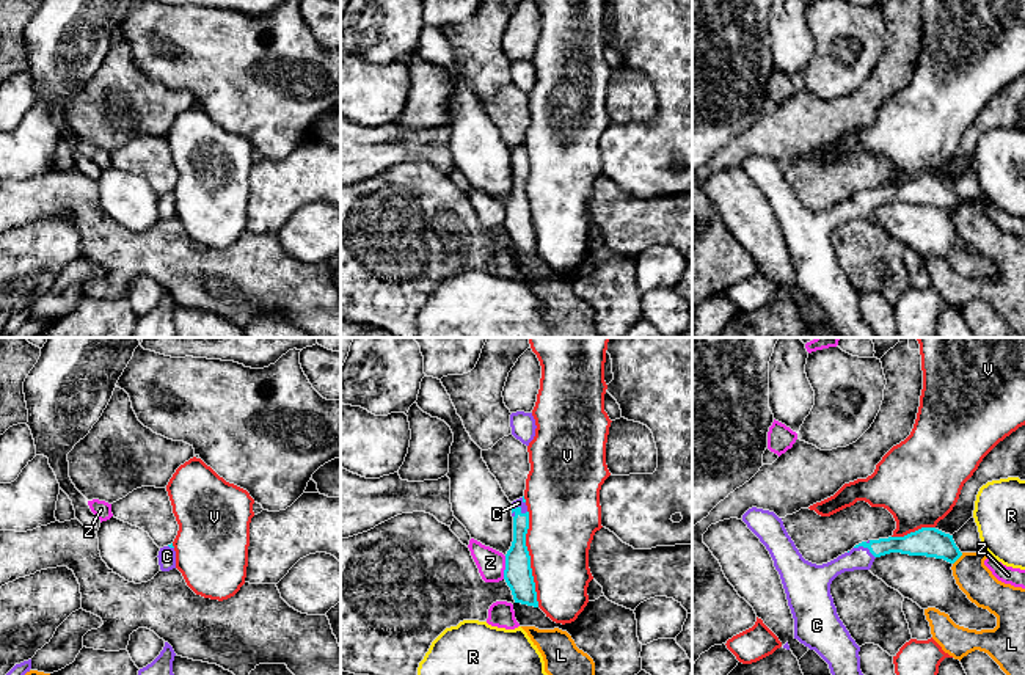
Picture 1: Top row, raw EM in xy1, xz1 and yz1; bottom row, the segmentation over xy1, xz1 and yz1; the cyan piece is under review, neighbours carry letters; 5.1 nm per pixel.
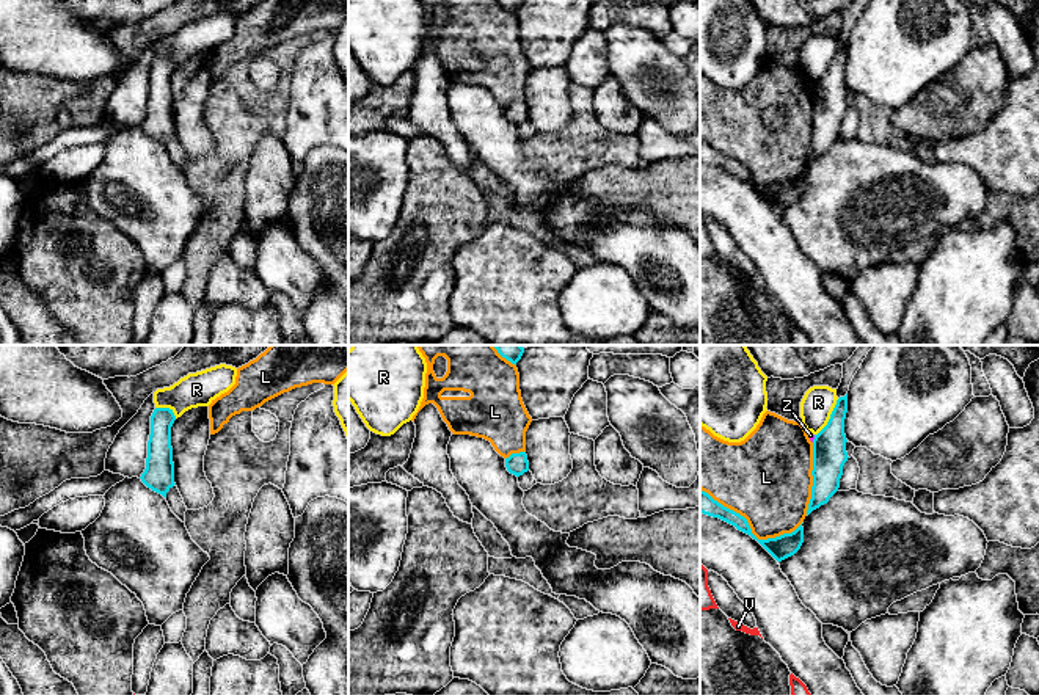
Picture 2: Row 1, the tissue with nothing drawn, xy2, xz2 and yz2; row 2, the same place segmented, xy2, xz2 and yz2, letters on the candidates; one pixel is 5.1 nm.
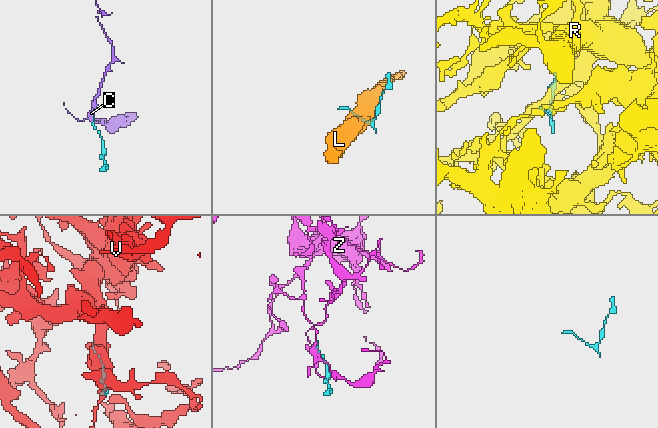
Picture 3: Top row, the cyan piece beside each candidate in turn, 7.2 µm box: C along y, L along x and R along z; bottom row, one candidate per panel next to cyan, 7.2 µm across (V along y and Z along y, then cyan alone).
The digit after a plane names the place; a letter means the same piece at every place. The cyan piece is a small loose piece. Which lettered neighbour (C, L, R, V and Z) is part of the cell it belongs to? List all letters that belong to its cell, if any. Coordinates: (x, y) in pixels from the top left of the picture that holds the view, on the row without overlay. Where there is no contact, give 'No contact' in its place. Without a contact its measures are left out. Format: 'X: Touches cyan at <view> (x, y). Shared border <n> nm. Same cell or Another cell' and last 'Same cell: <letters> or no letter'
C: Touches cyan at yz1 (865, 195). Shared border 130 nm. Another cell
L: Touches cyan at yz2 (750, 178). Shared border 550 nm. Another cell
R: Touches cyan at yz2 (831, 66). Shared border 220 nm. Another cell
V: Touches cyan at xz1 (529, 207). Shared border 500 nm. Another cell
Z: Touches cyan at xz1 (506, 215). Shared border 120 nm. Another cell
Same cell: no letter

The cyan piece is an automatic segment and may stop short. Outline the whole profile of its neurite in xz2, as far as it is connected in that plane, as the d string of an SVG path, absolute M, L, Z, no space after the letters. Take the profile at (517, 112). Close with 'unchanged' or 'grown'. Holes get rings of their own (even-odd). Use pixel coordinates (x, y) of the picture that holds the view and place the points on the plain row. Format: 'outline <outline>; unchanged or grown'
outline M526 100L512 102L509 107L505 107L505 116L510 122L518 126L518 132L523 140L527 140L534 133L537 133L537 129L529 119L529 110Z; grown

